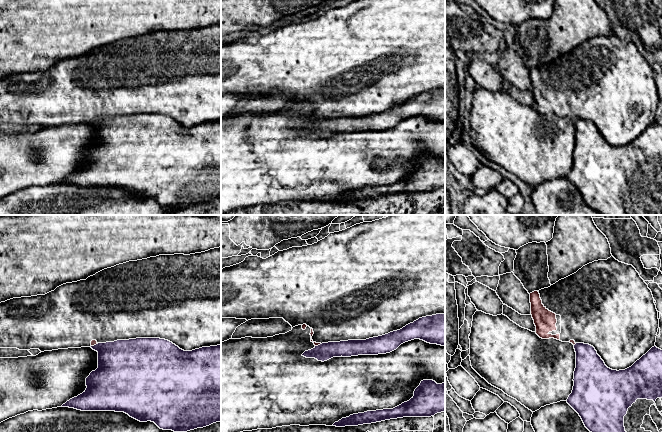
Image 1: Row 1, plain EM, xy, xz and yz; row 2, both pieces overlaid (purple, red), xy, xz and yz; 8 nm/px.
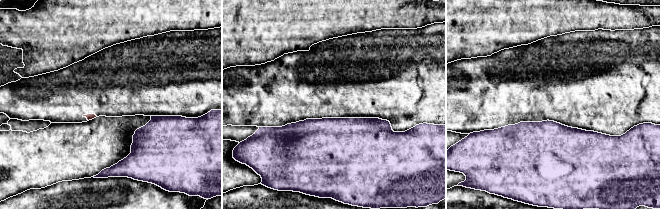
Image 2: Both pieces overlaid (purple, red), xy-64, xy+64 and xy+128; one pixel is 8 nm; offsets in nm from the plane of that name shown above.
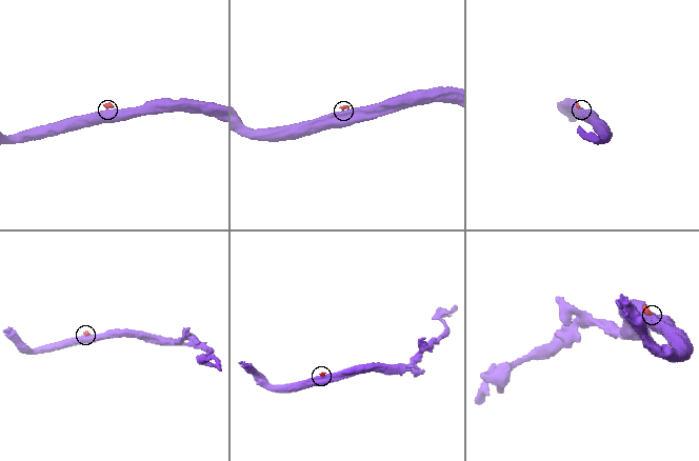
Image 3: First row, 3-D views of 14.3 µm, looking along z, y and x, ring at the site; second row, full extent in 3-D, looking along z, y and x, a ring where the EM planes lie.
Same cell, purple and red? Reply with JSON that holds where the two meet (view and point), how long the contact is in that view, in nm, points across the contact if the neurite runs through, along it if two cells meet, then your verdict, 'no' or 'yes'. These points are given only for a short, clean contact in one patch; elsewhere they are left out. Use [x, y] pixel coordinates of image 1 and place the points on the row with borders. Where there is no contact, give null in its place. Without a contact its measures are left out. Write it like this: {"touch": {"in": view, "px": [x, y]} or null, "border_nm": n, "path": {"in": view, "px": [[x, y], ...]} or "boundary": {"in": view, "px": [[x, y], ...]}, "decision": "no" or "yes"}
{"touch": {"in": "xy", "px": [94, 345]}, "border_nm": 70, "boundary": {"in": "xy", "px": [[98, 343], [91, 346]]}, "decision": "no"}

